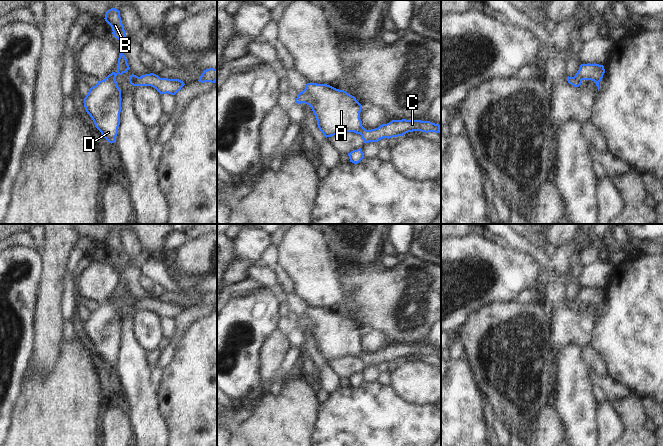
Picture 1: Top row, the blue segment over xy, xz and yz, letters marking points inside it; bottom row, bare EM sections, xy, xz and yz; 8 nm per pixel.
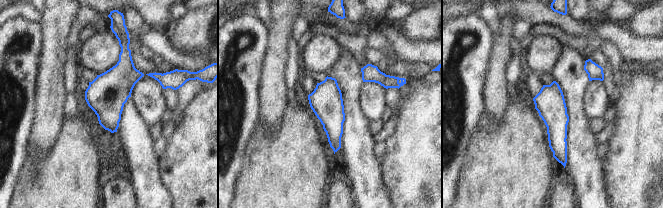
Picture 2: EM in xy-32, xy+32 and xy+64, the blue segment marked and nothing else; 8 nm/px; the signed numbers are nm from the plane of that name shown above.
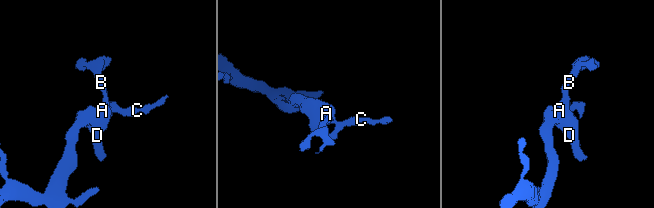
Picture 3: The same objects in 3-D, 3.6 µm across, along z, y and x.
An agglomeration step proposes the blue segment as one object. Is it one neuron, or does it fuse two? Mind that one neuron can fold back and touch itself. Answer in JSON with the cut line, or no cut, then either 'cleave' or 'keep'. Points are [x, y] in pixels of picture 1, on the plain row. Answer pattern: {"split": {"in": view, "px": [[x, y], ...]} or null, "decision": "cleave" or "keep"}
{"split": null, "decision": "keep"}

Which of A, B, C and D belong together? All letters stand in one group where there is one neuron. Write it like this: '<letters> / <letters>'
A B C D

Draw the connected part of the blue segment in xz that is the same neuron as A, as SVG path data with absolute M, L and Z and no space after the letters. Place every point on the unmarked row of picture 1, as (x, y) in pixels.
M307 307L305 313L295 323L299 329L309 329L316 341L323 359L334 360L341 356L360 358L364 367L378 366L383 362L403 360L408 356L439 357L440 349L421 344L392 344L378 352L366 354L362 350L360 336L362 329L344 314L327 308Z

